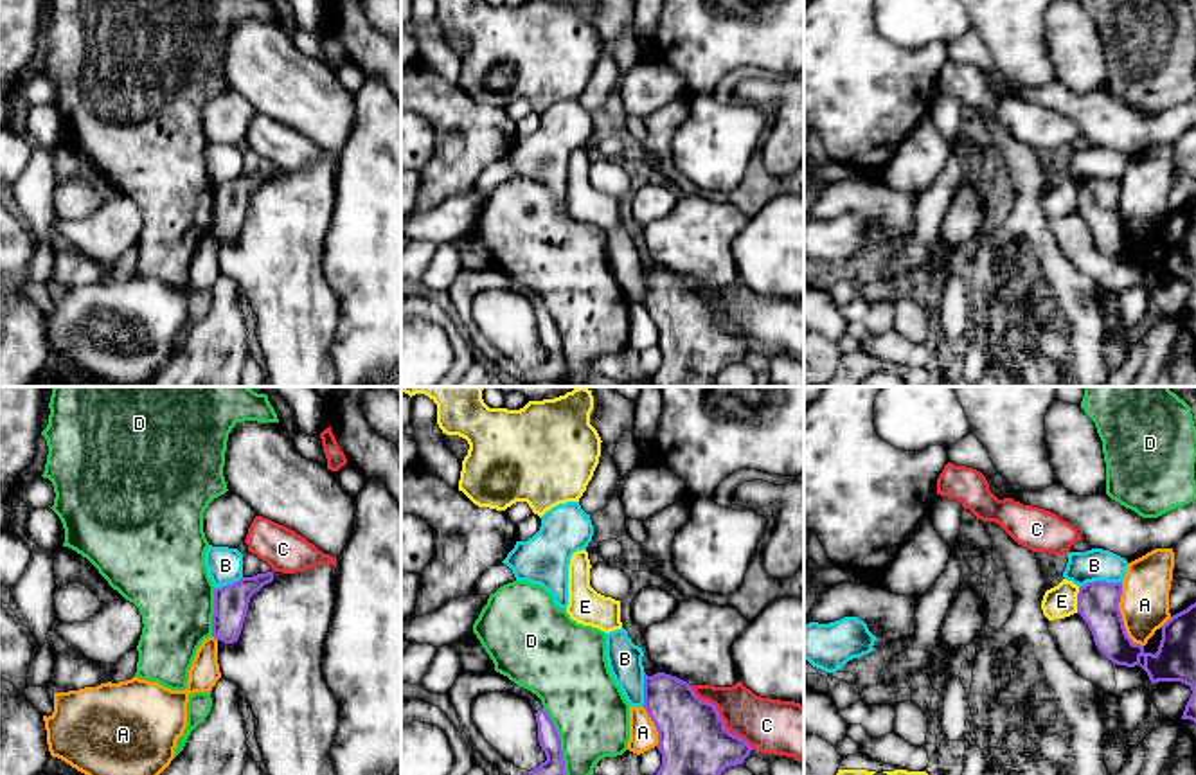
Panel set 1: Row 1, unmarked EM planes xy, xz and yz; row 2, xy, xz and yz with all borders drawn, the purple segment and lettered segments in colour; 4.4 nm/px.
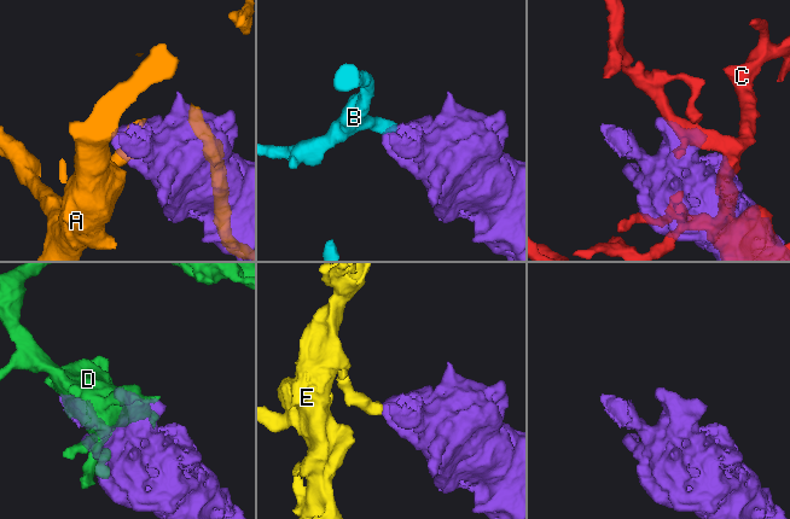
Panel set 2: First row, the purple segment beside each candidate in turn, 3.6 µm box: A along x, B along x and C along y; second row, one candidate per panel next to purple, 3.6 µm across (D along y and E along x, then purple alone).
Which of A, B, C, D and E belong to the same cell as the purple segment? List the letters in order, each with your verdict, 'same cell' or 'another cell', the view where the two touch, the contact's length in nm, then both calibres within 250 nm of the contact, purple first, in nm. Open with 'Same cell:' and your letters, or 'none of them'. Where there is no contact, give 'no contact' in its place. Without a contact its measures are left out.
Same cell: none of them
A: another cell; contact in yz; length 300 nm; calibres 190 and 220 nm
B: another cell; contact in yz; length 190 nm; calibres 190 and 140 nm
C: another cell; contact in xz; length 400 nm; calibres 300 and 240 nm
D: another cell; contact in xz; length 320 nm; calibres 90 and 340 nm
E: another cell; contact in yz; length 110 nm; calibres 190 and 140 nm

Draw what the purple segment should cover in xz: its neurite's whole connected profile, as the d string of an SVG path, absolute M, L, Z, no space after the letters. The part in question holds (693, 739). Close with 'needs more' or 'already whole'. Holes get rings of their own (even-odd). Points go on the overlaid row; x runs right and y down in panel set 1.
M644 674L644 705L656 726L662 766L656 775L721 775L727 768L743 764L752 746L730 734L716 705L700 699L691 685L676 676Z; already whole

